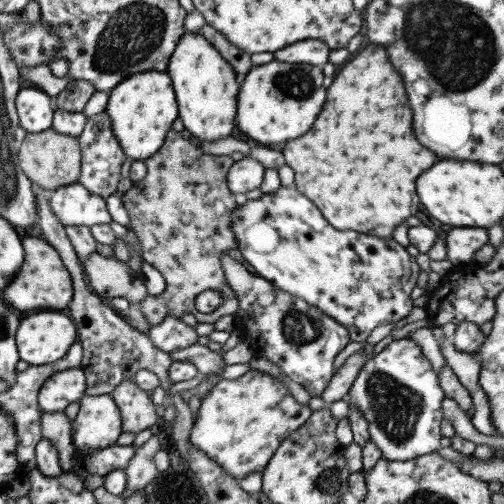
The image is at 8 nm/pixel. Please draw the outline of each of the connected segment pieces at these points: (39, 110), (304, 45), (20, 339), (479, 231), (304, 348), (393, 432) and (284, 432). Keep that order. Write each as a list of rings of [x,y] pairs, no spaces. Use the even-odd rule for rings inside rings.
[[[24,84],[19,89],[14,106],[18,126],[27,133],[44,131],[53,124],[53,104],[50,97],[33,85]]]
[[[301,40],[297,44],[289,44],[275,54],[275,60],[284,63],[305,63],[311,66],[324,65],[328,62],[329,48],[321,40]]]
[[[38,310],[30,314],[31,316],[19,316],[23,320],[19,322],[15,334],[18,357],[29,366],[42,366],[60,360],[68,352],[71,344],[77,341],[77,332],[73,322],[65,311]]]
[[[452,227],[444,238],[446,258],[454,267],[472,260],[473,253],[487,242],[485,228]]]
[[[222,252],[220,261],[227,284],[235,292],[237,311],[234,329],[241,334],[241,341],[250,345],[254,355],[260,354],[279,367],[287,378],[300,384],[309,396],[320,397],[334,374],[333,358],[350,342],[345,326],[341,327],[315,306],[279,290],[264,278],[252,275],[244,264],[237,263],[227,253]]]
[[[411,339],[391,340],[368,359],[351,383],[347,397],[368,422],[369,439],[385,460],[409,460],[436,452],[440,447],[440,404],[444,392],[431,364]]]
[[[249,369],[235,380],[220,379],[200,400],[188,444],[240,479],[250,472],[261,473],[279,444],[310,414],[309,407],[297,403],[283,382]]]

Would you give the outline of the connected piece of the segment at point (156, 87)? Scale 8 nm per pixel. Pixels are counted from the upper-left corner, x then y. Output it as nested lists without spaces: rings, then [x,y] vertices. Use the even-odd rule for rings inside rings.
[[[157,71],[138,72],[118,82],[108,92],[108,96],[104,111],[125,156],[142,161],[157,152],[171,123],[178,117],[169,75]]]

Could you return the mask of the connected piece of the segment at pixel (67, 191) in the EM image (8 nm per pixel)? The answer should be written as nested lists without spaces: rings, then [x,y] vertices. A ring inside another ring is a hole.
[[[79,183],[68,184],[48,193],[51,212],[65,225],[109,224],[111,217],[100,196],[89,192]]]

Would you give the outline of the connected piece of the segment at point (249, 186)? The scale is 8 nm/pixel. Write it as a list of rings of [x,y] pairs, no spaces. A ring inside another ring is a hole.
[[[243,157],[233,162],[226,174],[226,185],[229,192],[241,198],[245,192],[260,188],[265,169],[260,162],[251,157]]]

